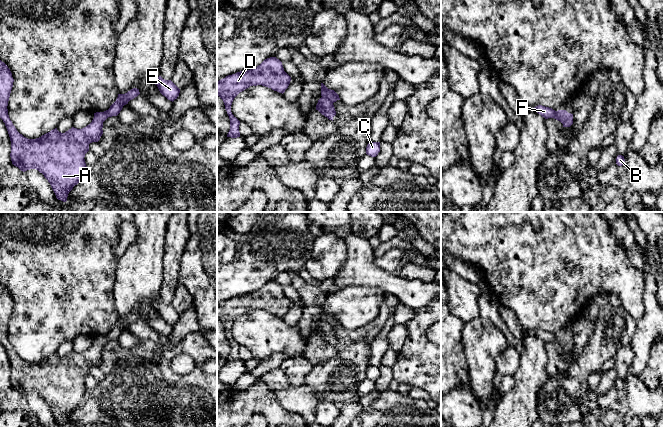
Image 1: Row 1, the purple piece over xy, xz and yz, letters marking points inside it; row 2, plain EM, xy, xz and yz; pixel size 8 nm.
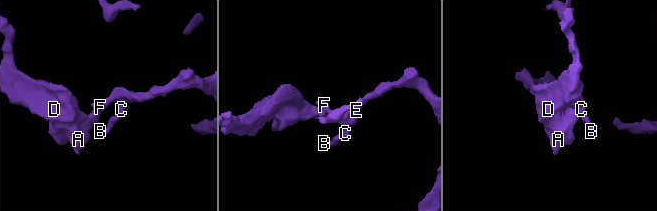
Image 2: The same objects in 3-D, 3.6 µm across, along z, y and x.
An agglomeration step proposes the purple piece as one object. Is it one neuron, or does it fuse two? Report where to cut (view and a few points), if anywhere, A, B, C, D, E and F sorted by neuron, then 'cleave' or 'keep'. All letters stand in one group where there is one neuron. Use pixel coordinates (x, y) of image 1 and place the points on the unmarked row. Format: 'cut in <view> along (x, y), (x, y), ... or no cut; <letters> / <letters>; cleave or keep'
cut in xz along (322, 320), (332, 327); A D / B C E F; cleave

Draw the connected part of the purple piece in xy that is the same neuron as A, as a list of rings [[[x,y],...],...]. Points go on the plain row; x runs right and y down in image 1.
[[[0,284],[0,342],[10,361],[12,388],[23,396],[38,394],[50,407],[56,422],[66,426],[69,416],[87,396],[85,378],[90,367],[100,364],[107,340],[96,336],[92,346],[82,353],[72,351],[61,357],[55,352],[39,362],[28,363],[17,355],[8,339],[13,306],[10,293]]]

